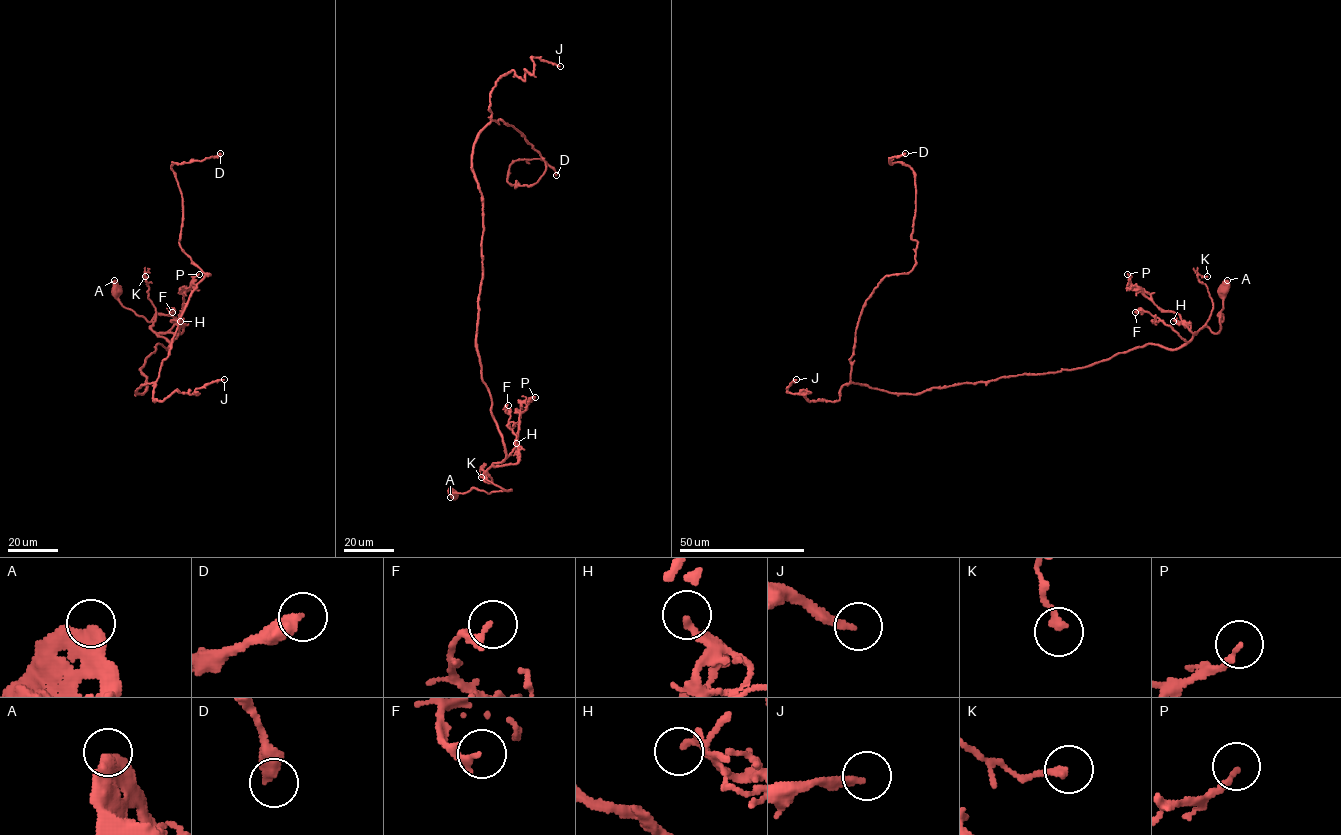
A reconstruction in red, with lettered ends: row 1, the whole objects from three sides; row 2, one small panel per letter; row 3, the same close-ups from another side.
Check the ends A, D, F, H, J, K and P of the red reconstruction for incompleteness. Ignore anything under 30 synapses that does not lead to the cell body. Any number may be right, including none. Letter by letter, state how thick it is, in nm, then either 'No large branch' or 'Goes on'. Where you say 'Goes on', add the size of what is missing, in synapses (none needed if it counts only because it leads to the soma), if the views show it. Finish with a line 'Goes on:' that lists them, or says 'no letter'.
A: Thickness 550 nm. No large branch
D: Thickness 440 nm. No large branch
F: Thickness 220 nm. No large branch
H: Thickness 240 nm. No large branch
J: Thickness 240 nm. Goes on. Roughly 110 synapses
K: Thickness 220 nm. No large branch
P: Thickness 160 nm. No large branch
Goes on: J

